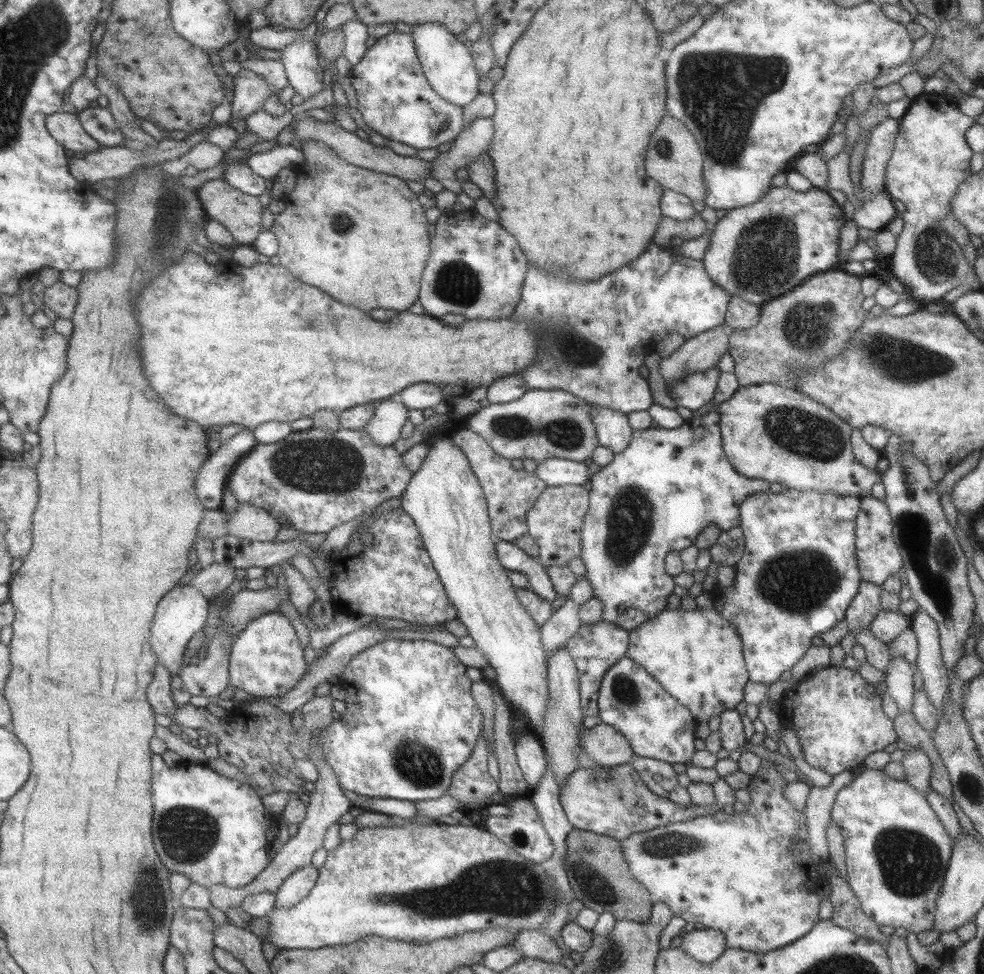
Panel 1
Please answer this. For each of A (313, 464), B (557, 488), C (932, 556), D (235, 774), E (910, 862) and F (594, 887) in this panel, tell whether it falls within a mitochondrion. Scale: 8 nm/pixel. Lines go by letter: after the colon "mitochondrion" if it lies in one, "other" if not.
A: mitochondrion
B: other
C: mitochondrion
D: other
E: mitochondrion
F: mitochondrion

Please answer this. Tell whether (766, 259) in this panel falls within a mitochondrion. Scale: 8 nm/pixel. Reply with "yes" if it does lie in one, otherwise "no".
yes

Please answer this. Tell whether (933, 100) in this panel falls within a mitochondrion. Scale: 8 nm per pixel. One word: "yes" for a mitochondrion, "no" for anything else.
no

